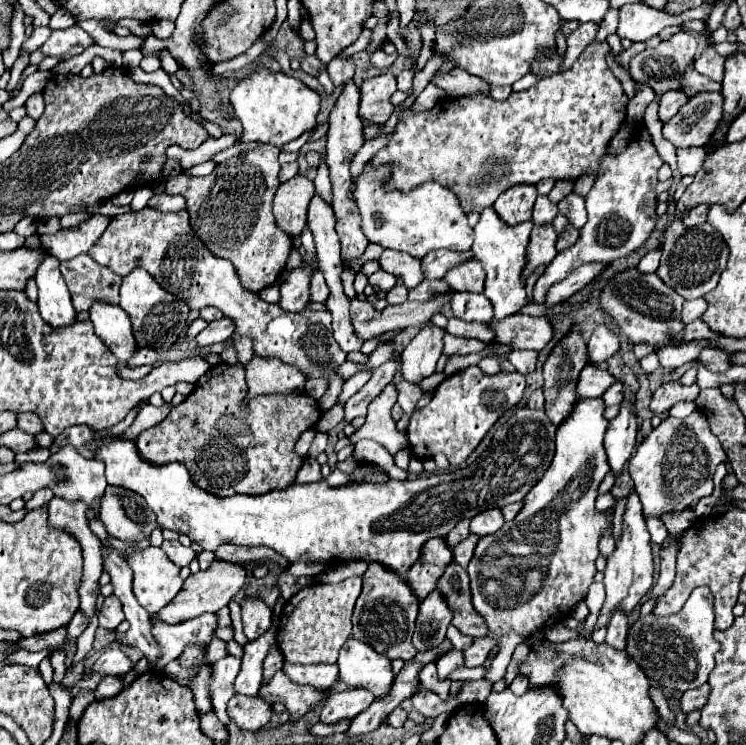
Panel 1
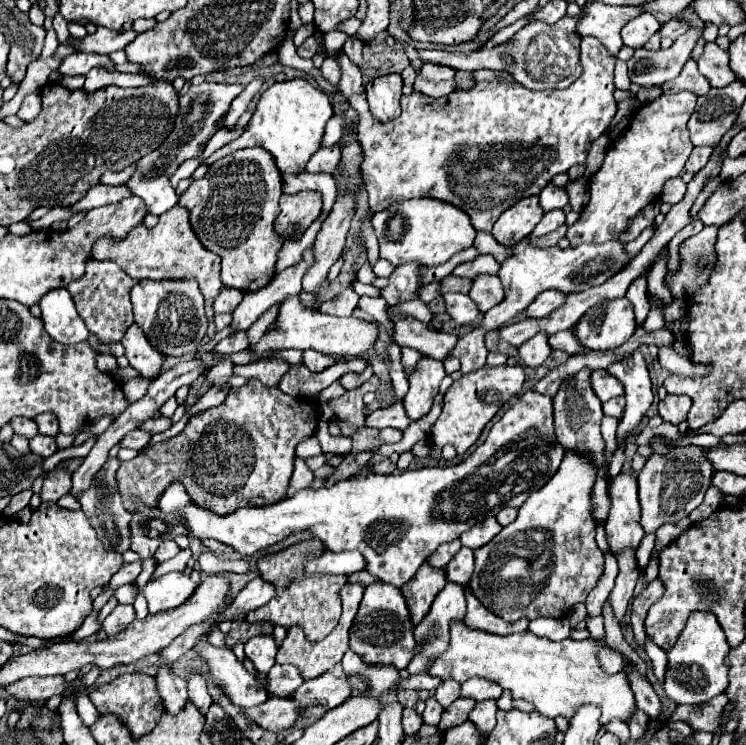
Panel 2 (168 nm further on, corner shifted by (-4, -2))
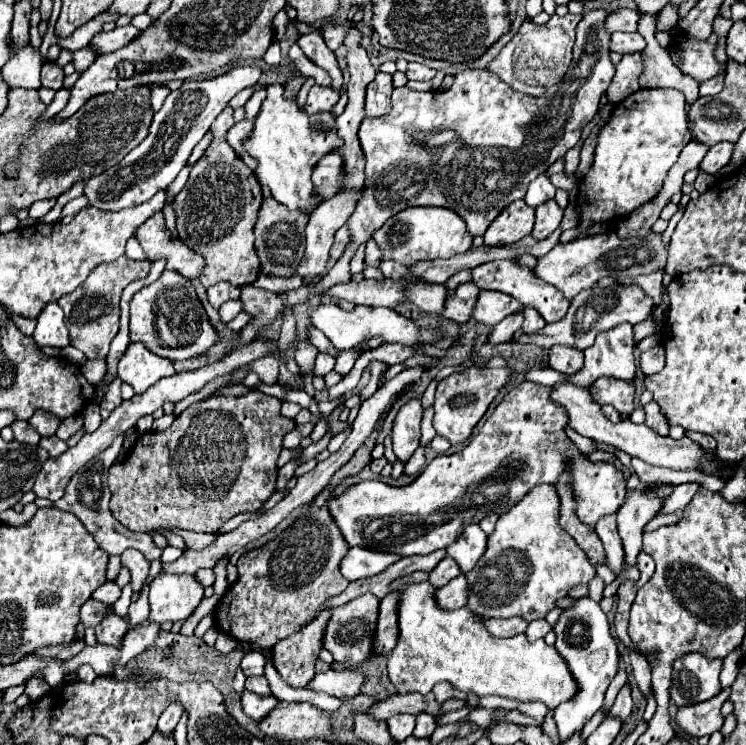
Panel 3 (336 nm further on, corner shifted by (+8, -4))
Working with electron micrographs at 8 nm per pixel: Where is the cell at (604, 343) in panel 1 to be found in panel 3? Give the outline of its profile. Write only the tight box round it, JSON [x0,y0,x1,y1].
[518,284,654,350]

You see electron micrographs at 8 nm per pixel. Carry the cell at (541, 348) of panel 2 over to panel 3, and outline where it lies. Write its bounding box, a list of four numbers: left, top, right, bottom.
[522,308,546,334]

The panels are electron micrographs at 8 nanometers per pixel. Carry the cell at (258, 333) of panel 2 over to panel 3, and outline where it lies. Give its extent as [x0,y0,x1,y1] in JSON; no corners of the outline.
[312,152,342,200]

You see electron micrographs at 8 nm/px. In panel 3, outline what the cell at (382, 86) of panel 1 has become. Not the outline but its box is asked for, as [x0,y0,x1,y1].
[366,72,392,116]

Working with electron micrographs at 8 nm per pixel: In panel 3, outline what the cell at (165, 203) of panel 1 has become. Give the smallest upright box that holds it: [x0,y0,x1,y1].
[84,64,262,212]

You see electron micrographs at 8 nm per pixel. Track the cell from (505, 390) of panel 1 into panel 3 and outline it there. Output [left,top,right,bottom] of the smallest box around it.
[434,366,512,446]

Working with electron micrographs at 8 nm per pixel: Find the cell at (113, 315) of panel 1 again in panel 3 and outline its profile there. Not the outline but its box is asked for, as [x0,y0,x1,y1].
[118,342,176,394]

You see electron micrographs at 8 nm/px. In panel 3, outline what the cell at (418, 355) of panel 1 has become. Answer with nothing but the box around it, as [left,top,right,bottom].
[392,398,422,462]

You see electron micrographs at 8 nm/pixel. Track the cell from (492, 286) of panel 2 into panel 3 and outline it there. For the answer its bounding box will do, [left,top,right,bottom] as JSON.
[472,290,522,326]

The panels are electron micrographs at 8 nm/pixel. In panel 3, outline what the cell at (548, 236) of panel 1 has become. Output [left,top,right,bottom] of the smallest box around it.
[532,200,562,240]

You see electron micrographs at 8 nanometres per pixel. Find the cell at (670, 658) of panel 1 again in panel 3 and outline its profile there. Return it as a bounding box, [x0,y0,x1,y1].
[670,652,722,706]

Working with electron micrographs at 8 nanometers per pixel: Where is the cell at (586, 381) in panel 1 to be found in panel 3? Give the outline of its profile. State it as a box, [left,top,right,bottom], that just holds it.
[590,378,634,414]

